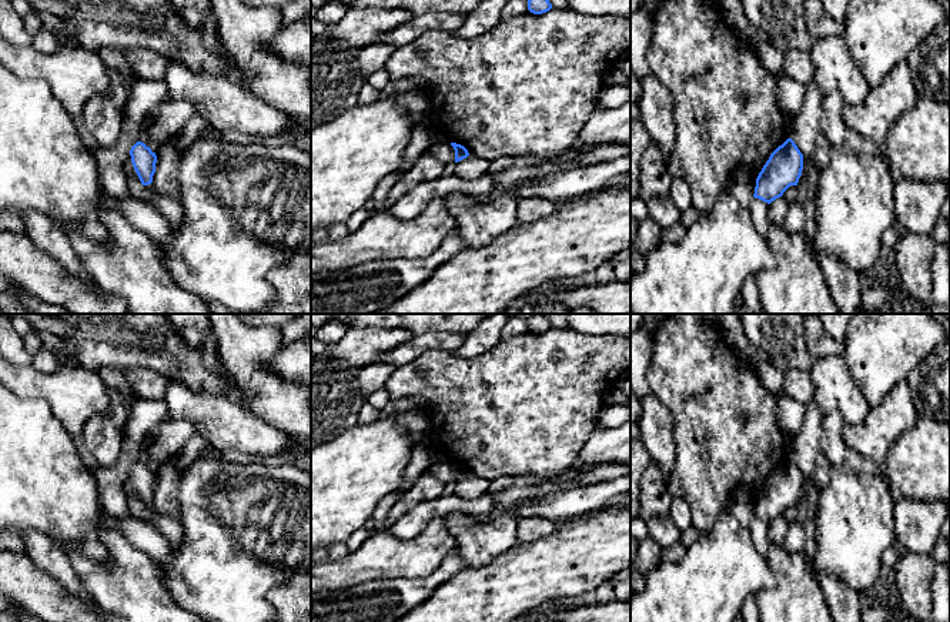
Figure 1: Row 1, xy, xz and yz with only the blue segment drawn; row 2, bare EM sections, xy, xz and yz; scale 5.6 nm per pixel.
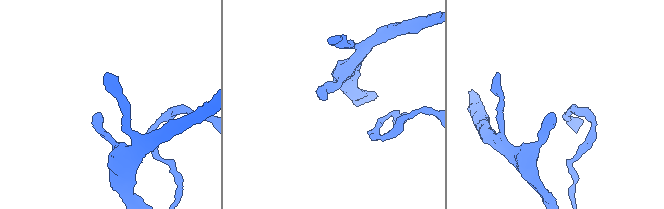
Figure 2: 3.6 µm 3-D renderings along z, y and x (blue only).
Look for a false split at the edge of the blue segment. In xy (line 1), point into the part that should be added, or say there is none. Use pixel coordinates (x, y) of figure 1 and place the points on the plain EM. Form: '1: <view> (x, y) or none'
1: none

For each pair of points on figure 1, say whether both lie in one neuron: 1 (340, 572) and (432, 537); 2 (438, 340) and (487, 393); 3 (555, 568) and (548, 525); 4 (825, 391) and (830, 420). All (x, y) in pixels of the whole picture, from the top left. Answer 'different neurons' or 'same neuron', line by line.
1: same neuron
2: different neurons
3: different neurons
4: different neurons

